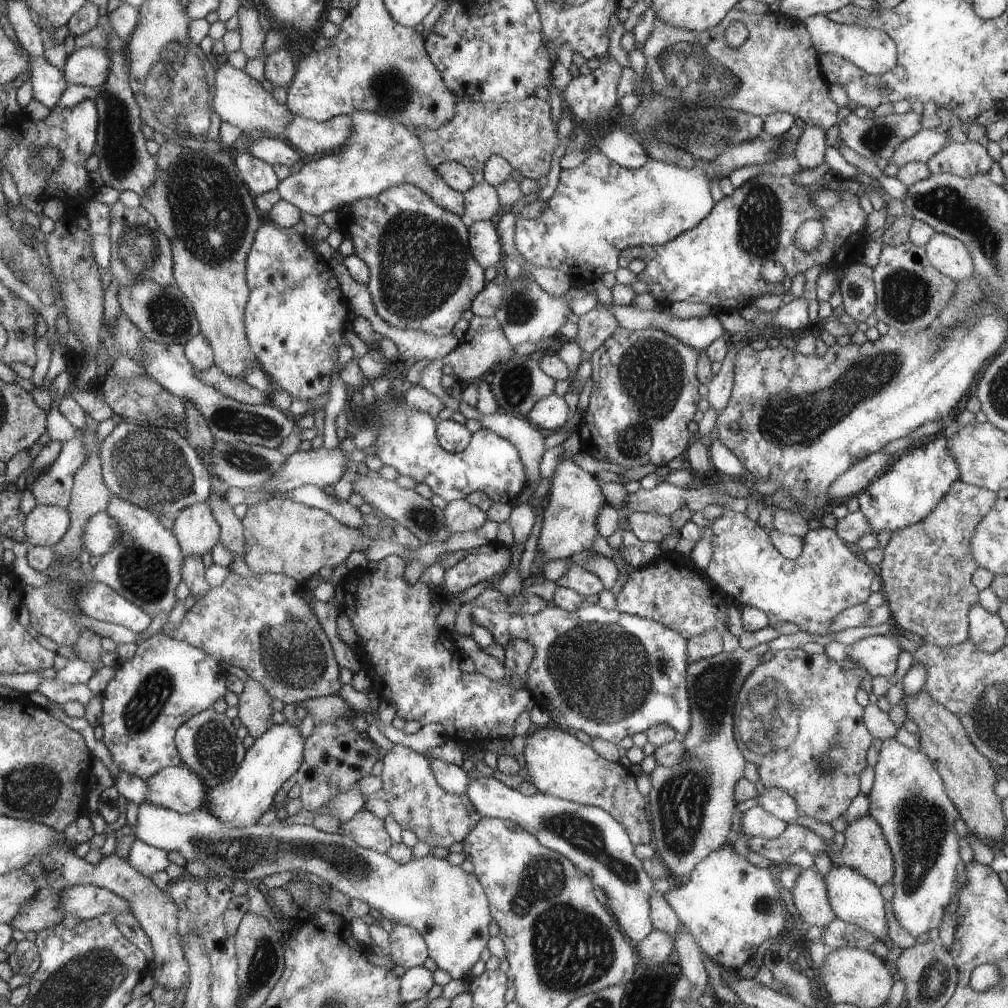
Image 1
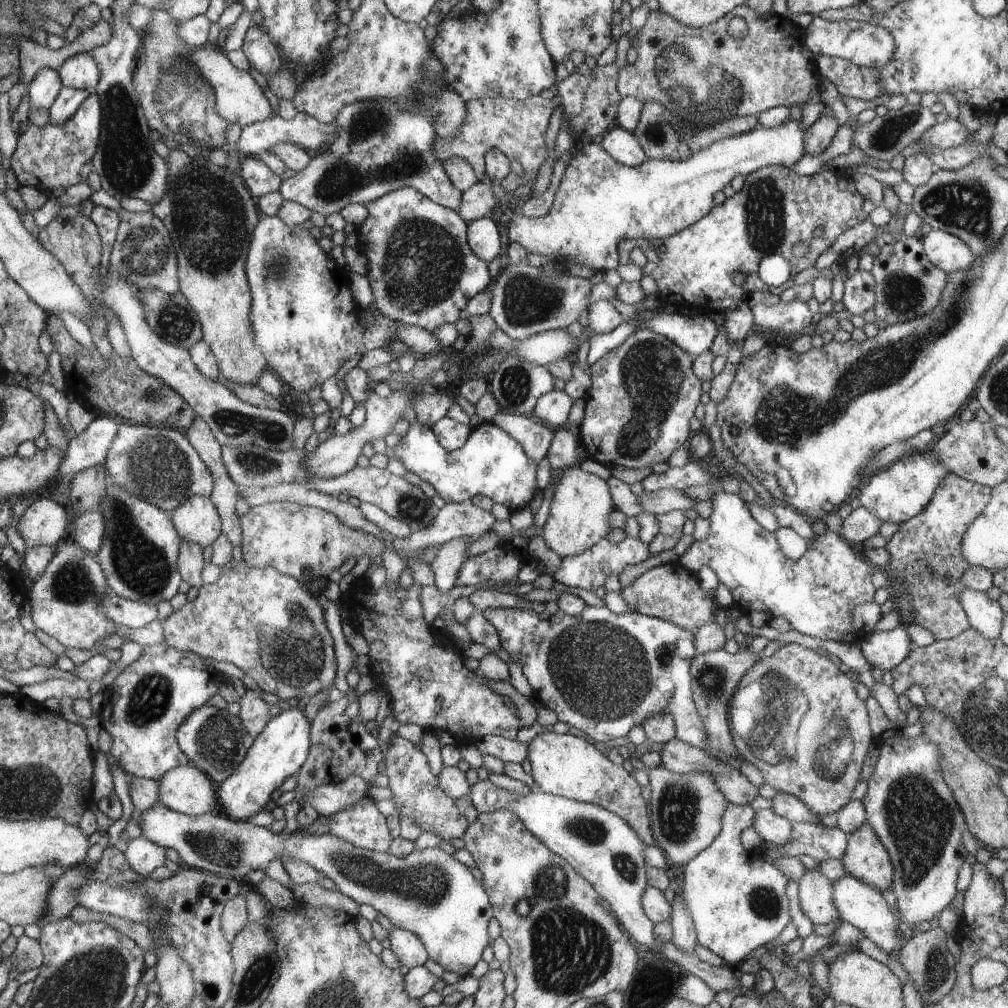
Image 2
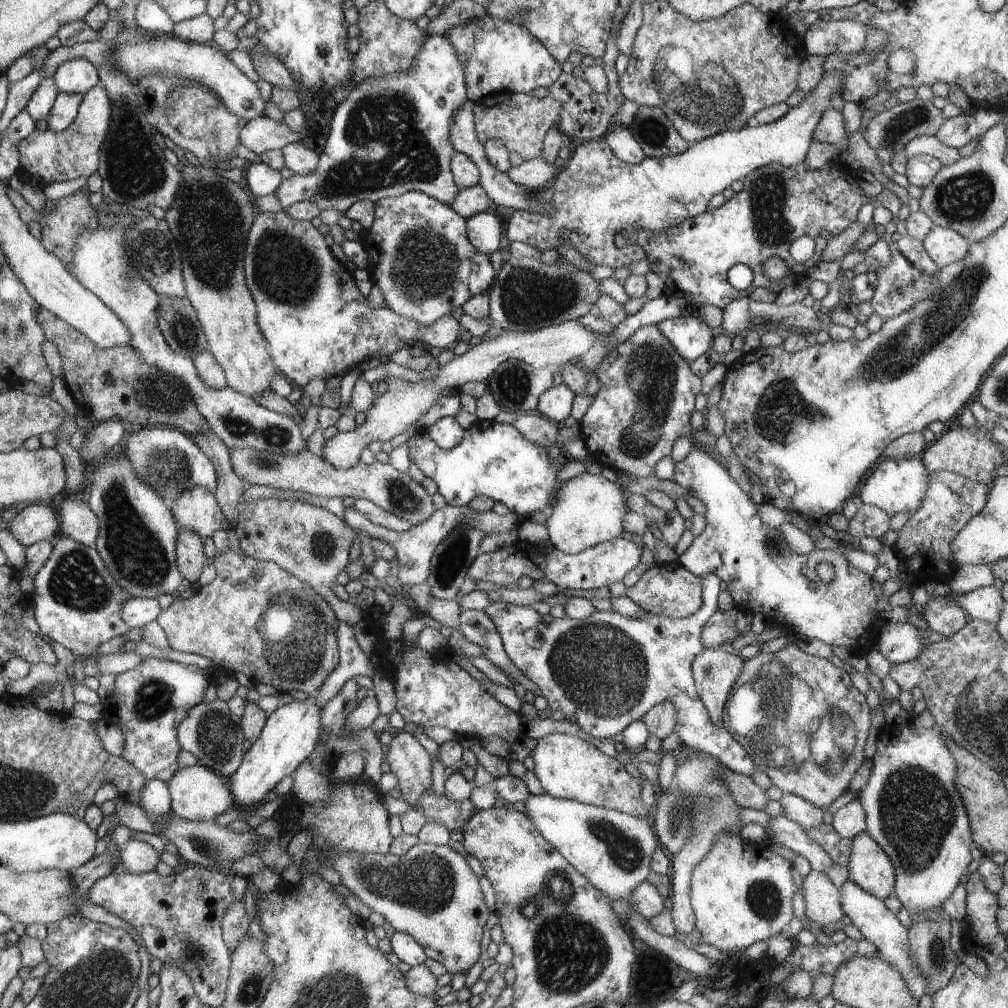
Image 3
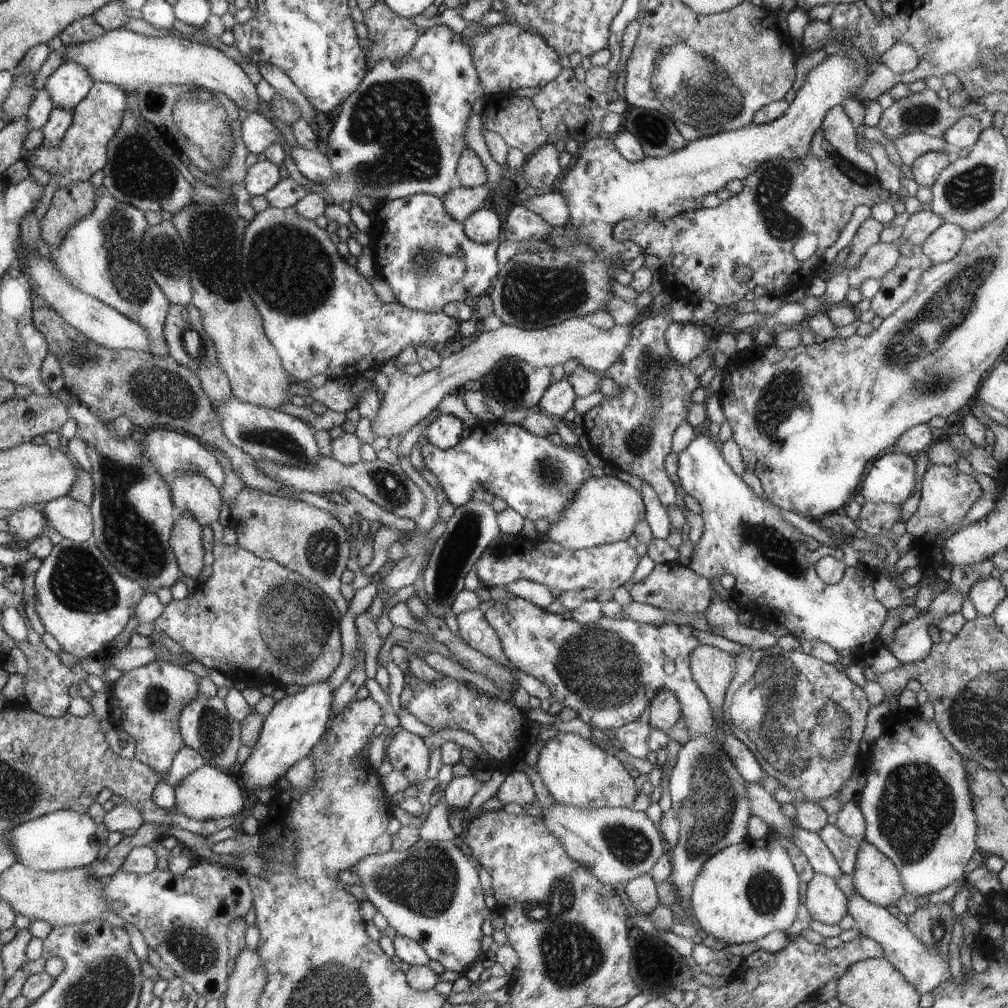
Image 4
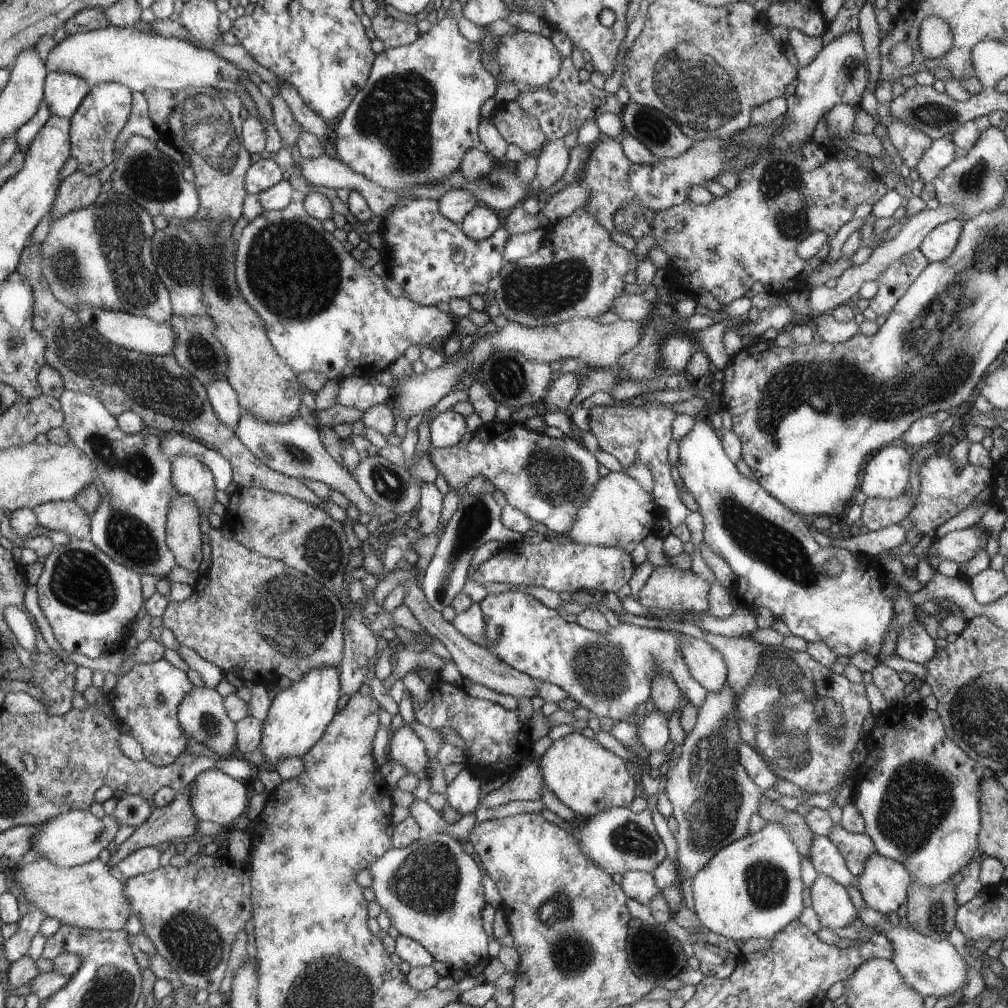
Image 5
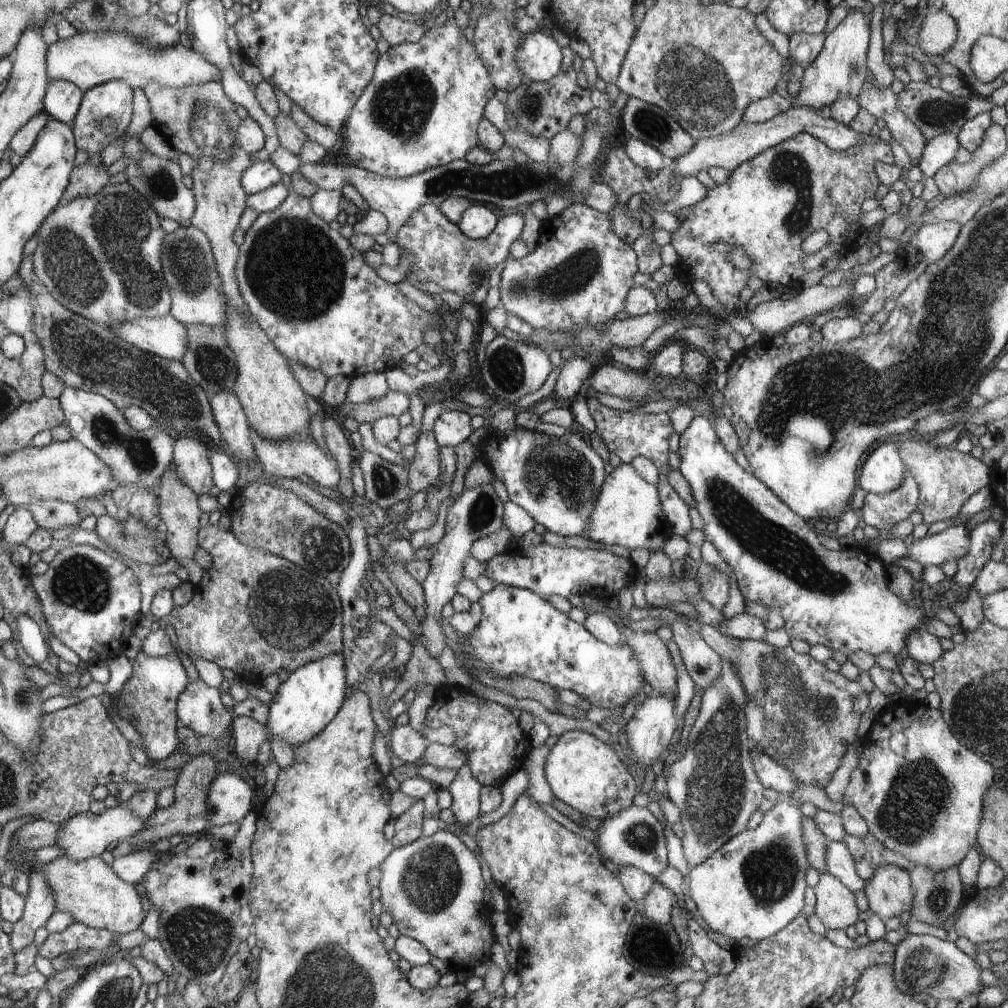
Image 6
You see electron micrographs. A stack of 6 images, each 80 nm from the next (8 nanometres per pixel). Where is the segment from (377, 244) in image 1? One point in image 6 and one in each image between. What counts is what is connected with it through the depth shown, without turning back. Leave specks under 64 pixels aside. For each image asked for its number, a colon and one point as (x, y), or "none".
2: (422, 273)
3: (420, 258)
4: (419, 249)
5: (428, 256)
6: (445, 259)

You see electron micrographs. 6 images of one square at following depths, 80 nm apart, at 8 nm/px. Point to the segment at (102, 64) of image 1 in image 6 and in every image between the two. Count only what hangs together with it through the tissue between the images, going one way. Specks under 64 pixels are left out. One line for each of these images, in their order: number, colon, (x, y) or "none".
2: (81, 71)
3: (79, 75)
4: (70, 83)
5: (64, 92)
6: (62, 100)

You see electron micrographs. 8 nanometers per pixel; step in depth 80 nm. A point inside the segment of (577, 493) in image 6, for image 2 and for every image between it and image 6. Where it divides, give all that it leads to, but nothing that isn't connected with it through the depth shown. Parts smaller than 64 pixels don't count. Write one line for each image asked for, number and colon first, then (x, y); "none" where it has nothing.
2: (491, 463)
3: (495, 460)
4: (533, 477)
5: (548, 479)

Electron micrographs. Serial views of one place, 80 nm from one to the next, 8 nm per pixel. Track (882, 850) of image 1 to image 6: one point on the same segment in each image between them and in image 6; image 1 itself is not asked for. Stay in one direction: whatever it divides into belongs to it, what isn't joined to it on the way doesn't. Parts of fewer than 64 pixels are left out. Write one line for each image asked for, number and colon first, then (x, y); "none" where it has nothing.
2: (866, 858)
3: (869, 867)
4: (875, 876)
5: (884, 883)
6: (889, 892)

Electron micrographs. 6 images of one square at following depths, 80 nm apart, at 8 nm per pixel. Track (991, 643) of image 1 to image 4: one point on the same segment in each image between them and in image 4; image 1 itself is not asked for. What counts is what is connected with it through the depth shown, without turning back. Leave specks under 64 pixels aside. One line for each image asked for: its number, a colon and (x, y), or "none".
2: (985, 616)
3: (985, 604)
4: (985, 595)

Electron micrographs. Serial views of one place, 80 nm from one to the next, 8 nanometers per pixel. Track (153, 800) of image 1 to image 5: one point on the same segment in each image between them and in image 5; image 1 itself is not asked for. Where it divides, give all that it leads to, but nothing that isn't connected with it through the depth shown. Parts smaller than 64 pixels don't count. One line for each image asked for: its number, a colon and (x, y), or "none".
2: (185, 789)
3: (197, 793)
4: (210, 793)
5: (216, 797)

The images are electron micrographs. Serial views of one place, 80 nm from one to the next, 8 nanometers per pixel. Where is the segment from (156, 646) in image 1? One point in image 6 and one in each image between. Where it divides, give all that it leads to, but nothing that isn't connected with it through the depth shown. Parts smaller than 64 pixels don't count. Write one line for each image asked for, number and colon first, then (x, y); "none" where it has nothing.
2: (151, 698)
3: (148, 703)
4: (146, 702)
5: (147, 699)
6: (151, 694)

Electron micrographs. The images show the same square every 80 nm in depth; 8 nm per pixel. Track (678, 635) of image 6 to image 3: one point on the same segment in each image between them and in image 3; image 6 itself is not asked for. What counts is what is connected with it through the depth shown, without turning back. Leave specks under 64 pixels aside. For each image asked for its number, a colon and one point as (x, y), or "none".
3: (715, 671)
4: (712, 669)
5: (706, 664)

